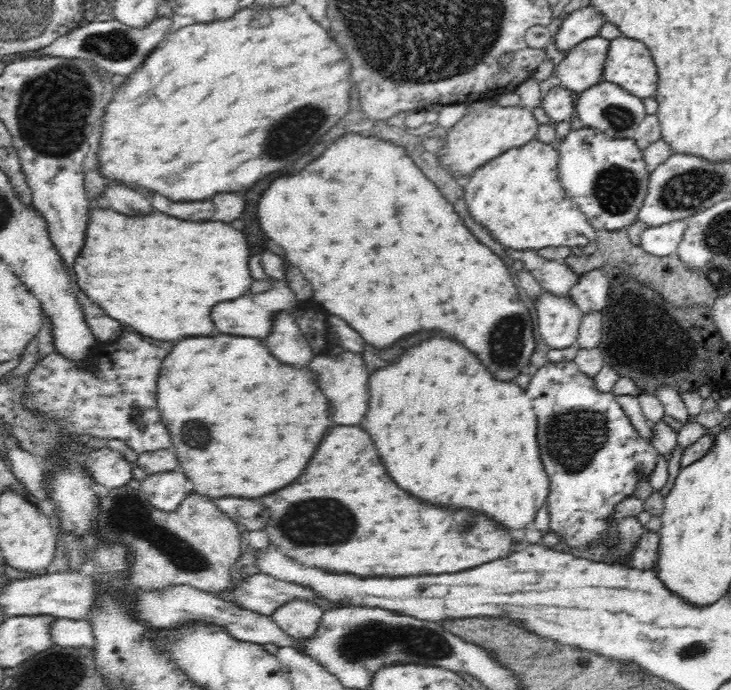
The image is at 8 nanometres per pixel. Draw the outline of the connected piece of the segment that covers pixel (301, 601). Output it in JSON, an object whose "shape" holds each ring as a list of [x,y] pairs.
{"shape":[[[296,597],[279,606],[272,615],[284,631],[301,639],[314,634],[324,613],[332,608],[332,603],[322,605],[310,597]]]}

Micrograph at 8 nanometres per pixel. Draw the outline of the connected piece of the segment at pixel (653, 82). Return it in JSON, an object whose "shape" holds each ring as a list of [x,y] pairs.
{"shape":[[[620,37],[612,40],[605,81],[611,81],[640,98],[656,98],[660,94],[660,71],[654,53],[638,39]]]}

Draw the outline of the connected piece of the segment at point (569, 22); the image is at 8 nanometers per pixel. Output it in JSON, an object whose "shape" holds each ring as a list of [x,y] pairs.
{"shape":[[[590,4],[571,12],[562,22],[560,30],[555,35],[559,50],[576,46],[579,42],[600,35],[602,28],[608,24],[608,15]]]}

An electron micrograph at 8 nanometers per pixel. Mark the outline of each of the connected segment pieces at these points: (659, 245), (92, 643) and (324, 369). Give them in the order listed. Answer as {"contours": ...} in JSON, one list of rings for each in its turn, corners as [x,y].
{"contours":[[[[687,219],[672,220],[660,226],[648,227],[641,234],[642,248],[660,256],[672,254],[678,251],[686,230],[688,230]]],[[[58,617],[54,624],[56,645],[67,647],[85,647],[94,649],[98,646],[96,625],[88,620],[68,620]]],[[[340,350],[336,354],[326,354],[322,352],[316,354],[310,362],[310,368],[320,372],[324,378],[324,390],[328,396],[332,396],[334,408],[336,408],[336,422],[338,424],[358,424],[368,408],[368,380],[370,380],[370,366],[364,358],[362,352],[352,352],[352,350]]]]}

